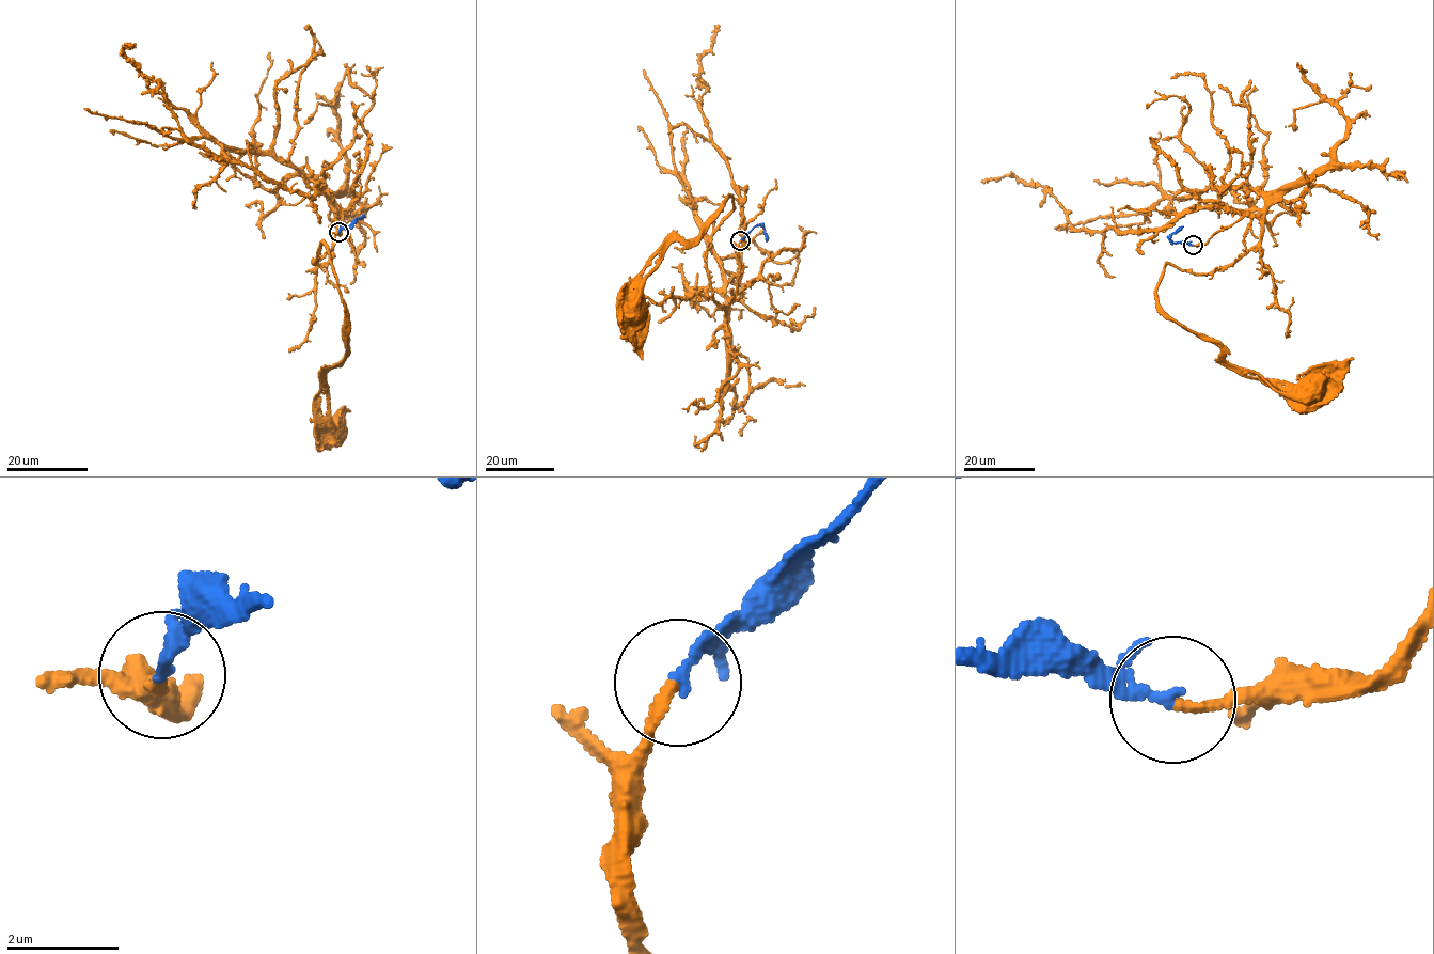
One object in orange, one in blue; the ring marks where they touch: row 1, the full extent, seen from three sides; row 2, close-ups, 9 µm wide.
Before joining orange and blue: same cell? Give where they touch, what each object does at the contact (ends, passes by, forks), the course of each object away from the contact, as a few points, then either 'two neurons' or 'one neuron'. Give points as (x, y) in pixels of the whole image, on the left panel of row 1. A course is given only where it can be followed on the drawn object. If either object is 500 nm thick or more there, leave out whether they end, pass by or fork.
place (339, 232); orange ends; blue ends; course orange (339, 232), (342, 216), (313, 260), (321, 241), (350, 322), (326, 375), (337, 433); course blue (339, 232), (362, 215); one neuron

